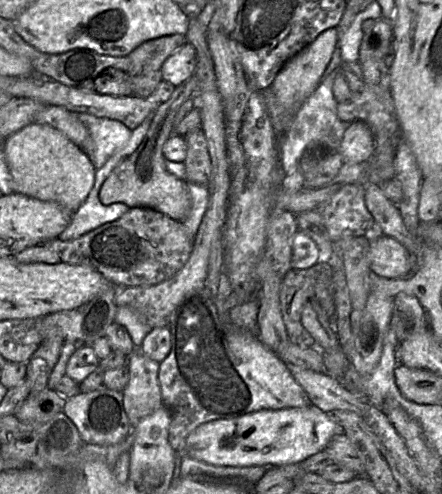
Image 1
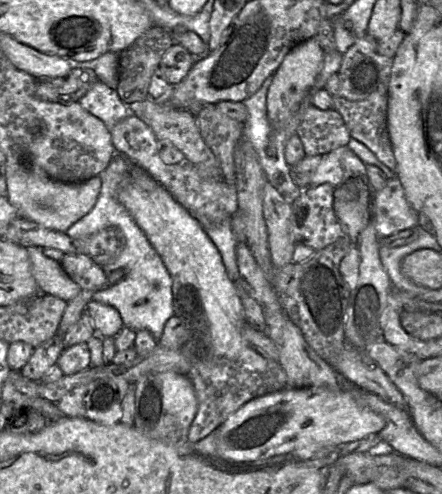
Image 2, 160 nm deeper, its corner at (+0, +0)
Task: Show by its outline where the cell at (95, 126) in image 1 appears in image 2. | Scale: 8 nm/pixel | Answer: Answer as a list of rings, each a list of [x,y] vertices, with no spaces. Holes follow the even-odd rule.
[[[101,80],[80,98],[81,106],[103,121],[110,131],[118,122],[129,115],[129,110],[114,89]]]

